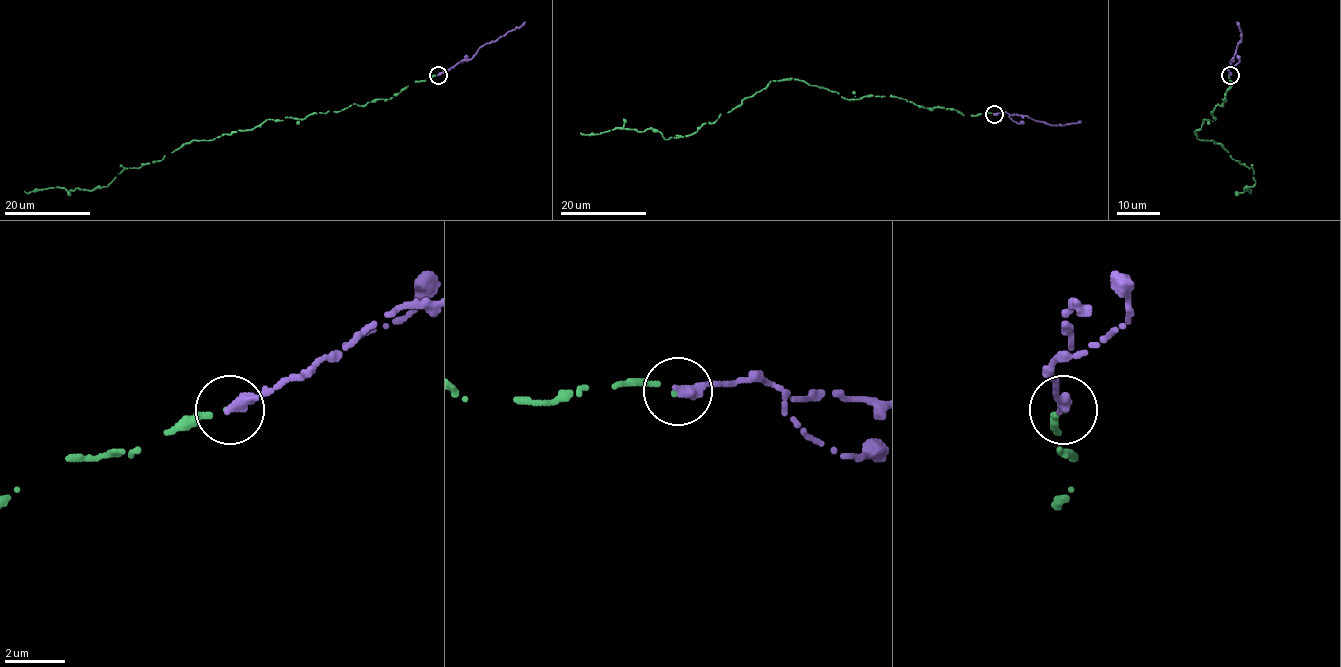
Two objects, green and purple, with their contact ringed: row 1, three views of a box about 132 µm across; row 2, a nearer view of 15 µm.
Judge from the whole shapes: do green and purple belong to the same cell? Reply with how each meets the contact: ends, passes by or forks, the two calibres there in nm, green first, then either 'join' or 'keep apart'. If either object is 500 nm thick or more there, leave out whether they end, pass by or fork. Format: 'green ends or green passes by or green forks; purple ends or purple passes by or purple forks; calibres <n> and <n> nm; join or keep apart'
green ends; purple ends; calibres 160 and 400 nm; join

